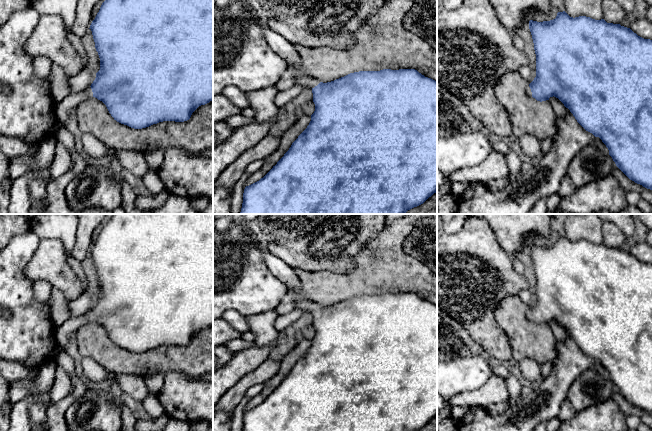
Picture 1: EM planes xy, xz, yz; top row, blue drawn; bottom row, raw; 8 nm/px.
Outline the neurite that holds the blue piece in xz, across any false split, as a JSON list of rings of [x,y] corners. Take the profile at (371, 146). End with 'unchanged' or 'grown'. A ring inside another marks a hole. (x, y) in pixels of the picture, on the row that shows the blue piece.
[[[260,22],[260,28],[275,54],[281,57],[287,66],[296,69],[294,85],[312,90],[315,111],[307,128],[277,164],[259,181],[245,187],[240,214],[405,214],[408,210],[423,204],[437,192],[437,81],[425,77],[415,69],[383,69],[354,72],[331,82],[319,82],[298,71],[300,59],[292,43],[268,25]]]; grown

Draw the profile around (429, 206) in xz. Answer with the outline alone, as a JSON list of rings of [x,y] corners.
[[[437,192],[423,204],[408,210],[404,214],[437,214]]]

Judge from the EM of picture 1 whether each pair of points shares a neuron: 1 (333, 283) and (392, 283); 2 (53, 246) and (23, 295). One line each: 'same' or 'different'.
1: same
2: different

